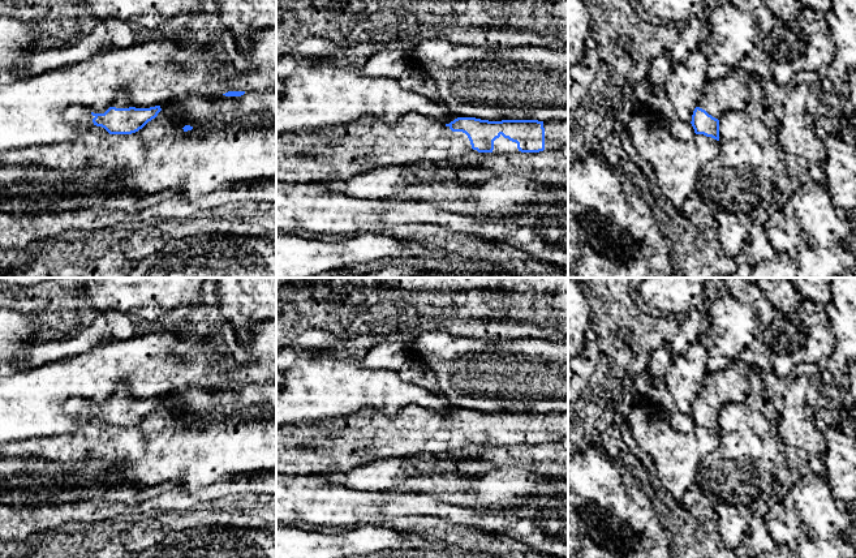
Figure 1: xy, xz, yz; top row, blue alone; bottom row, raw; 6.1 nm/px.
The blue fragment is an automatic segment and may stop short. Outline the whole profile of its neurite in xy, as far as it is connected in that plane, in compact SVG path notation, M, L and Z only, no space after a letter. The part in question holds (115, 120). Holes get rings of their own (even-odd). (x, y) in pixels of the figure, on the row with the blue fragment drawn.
M119 93L104 113L94 113L85 107L72 106L64 111L64 121L83 132L91 130L96 125L104 128L109 134L132 134L155 119L160 111L160 106L136 108L125 93Z

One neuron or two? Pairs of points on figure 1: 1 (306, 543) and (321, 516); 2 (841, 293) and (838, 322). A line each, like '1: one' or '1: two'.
1: two
2: one

